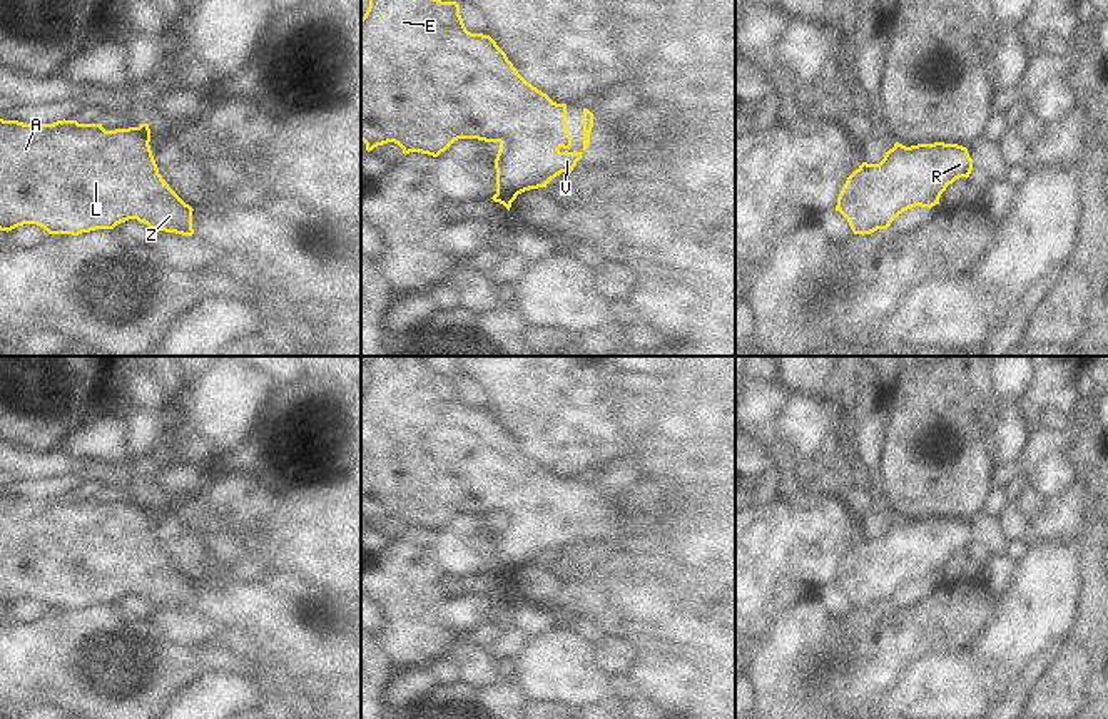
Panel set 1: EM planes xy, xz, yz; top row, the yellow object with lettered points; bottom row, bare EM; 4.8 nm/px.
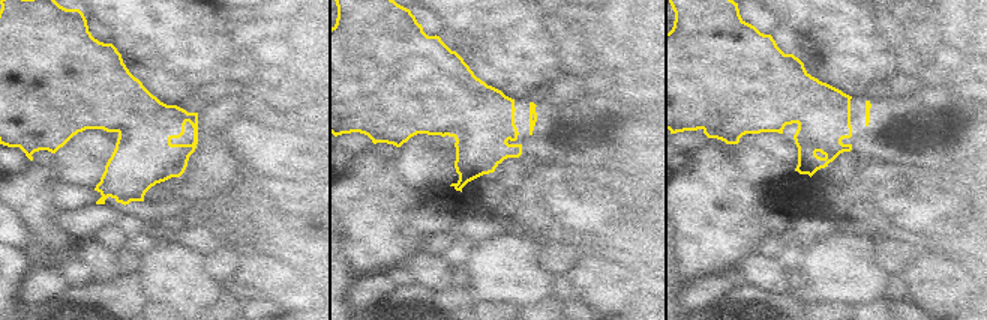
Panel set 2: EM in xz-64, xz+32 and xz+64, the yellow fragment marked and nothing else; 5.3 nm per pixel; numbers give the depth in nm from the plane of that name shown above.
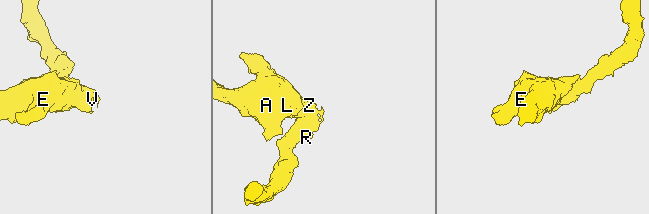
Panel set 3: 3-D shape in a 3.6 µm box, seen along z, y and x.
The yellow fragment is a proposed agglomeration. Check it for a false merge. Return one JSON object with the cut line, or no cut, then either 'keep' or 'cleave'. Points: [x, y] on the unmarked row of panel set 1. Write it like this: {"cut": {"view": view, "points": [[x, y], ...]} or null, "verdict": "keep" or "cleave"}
{"cut": null, "verdict": "keep"}

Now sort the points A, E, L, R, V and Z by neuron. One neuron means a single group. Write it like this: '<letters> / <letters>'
A E L R V Z

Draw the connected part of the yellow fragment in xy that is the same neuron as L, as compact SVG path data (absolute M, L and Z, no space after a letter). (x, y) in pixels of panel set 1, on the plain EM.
M0 493L0 605L37 599L48 609L114 604L137 594L150 604L192 610L192 582L162 553L150 525L149 498L105 505L102 498Z

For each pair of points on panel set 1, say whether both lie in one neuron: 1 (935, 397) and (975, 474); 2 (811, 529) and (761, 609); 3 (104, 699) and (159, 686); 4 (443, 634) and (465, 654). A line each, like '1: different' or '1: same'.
1: same
2: same
3: same
4: different

